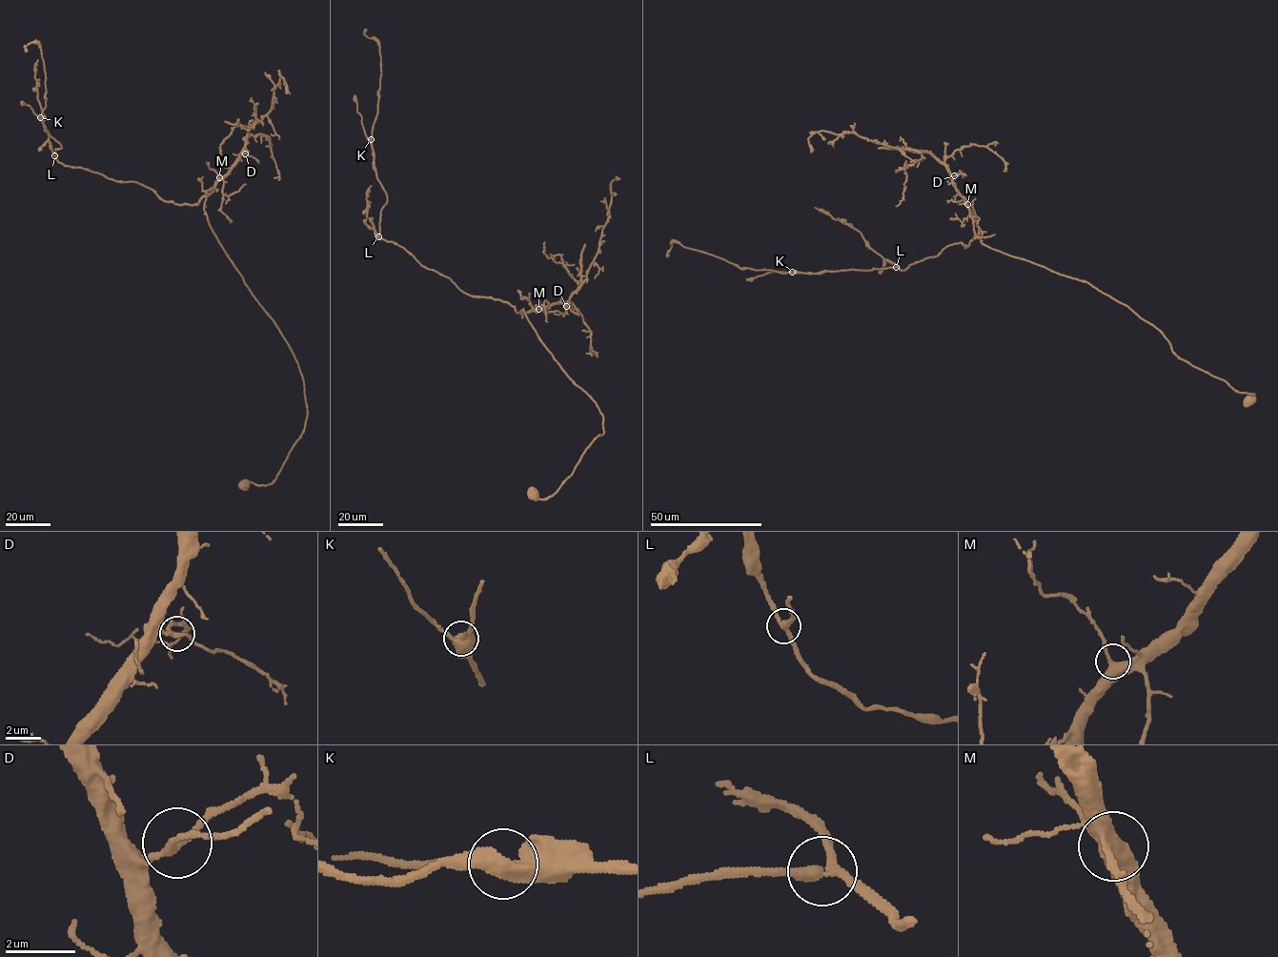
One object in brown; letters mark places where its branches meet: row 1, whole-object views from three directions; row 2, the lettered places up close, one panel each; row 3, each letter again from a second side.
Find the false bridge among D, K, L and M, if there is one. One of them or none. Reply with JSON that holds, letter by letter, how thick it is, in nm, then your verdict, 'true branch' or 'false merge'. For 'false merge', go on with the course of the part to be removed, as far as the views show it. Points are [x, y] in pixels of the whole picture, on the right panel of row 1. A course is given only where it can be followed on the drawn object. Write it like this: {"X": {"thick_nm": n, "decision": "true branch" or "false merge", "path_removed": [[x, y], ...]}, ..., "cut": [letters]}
{"D": {"thick_nm": 190, "decision": "true branch"}, "K": {"thick_nm": 480, "decision": "true branch"}, "L": {"thick_nm": 280, "decision": "true branch"}, "M": {"thick_nm": 360, "decision": "true branch"}, "cut": []}

